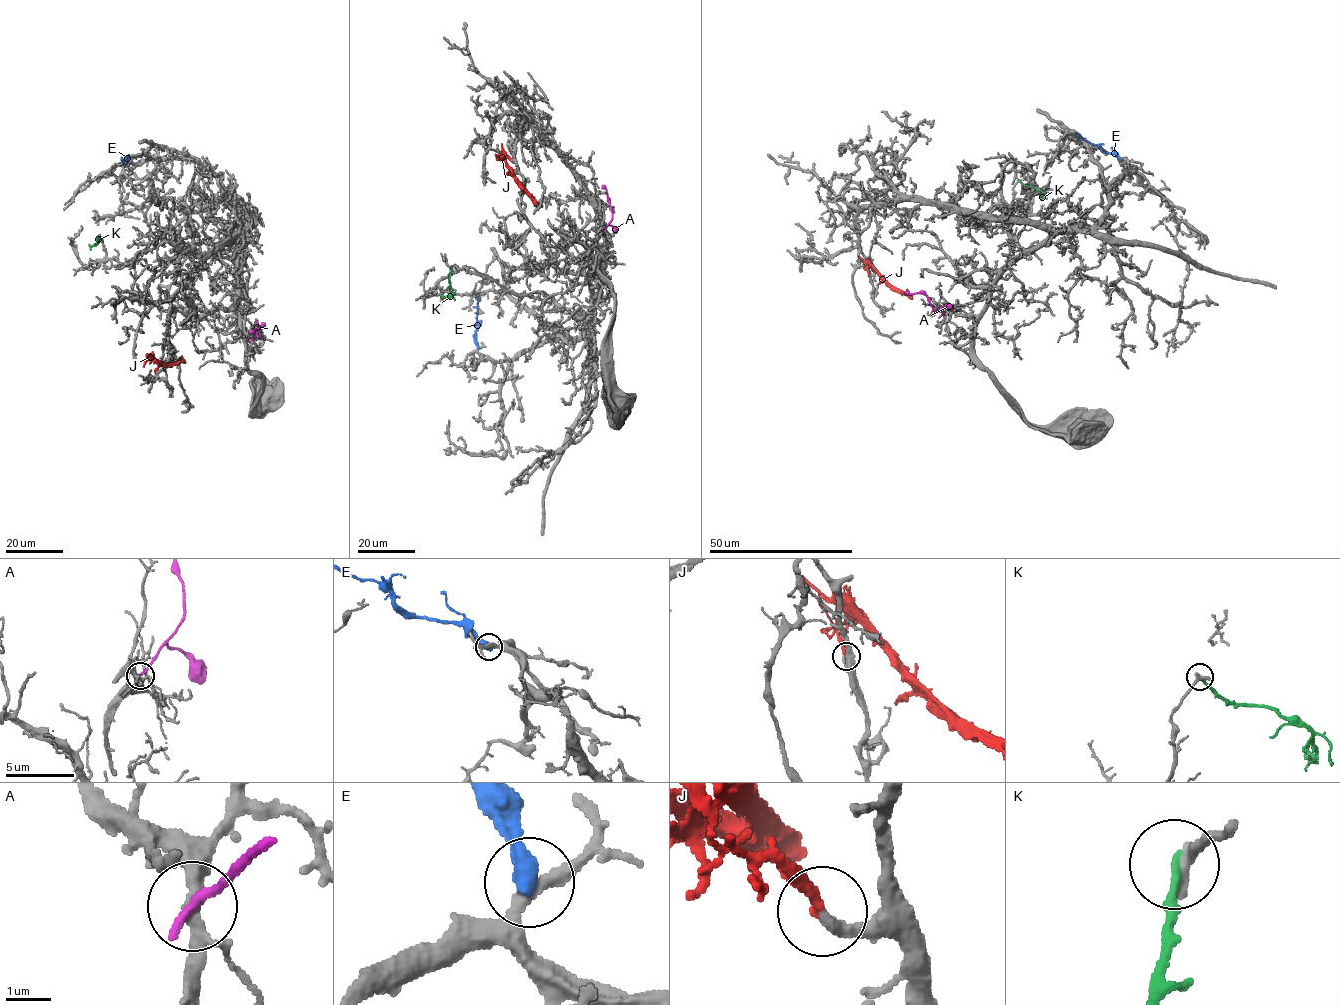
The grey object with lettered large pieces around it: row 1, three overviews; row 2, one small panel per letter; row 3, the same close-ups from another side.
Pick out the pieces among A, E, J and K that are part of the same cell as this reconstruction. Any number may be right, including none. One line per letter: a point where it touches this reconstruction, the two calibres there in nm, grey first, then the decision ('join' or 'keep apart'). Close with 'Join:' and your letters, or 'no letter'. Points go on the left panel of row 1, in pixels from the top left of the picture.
A: contact (251, 339); calibres 260 and 240 nm; keep apart
E: contact (126, 163); calibres 280 and 460 nm; keep apart
J: contact (158, 364); calibres 280 and 240 nm; keep apart
K: contact (99, 235); calibres 320 and 220 nm; keep apart
Join: no letter

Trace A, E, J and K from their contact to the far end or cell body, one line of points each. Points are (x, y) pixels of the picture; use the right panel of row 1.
A: (944, 314), (934, 310), (923, 293), (905, 291)
E: (1121, 159), (1076, 133)
J: (869, 273), (866, 264), (872, 265), (892, 286), (912, 299)
K: (1019, 180), (1041, 191), (1041, 200)

